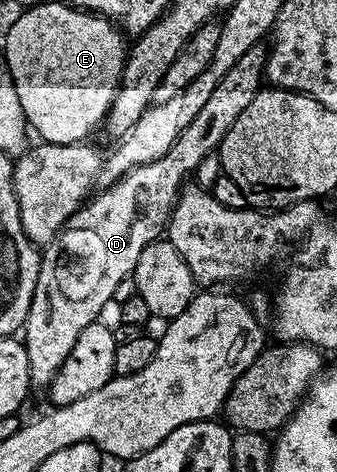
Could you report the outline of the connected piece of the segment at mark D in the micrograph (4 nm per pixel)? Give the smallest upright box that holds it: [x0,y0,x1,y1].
[23,47,266,390]

